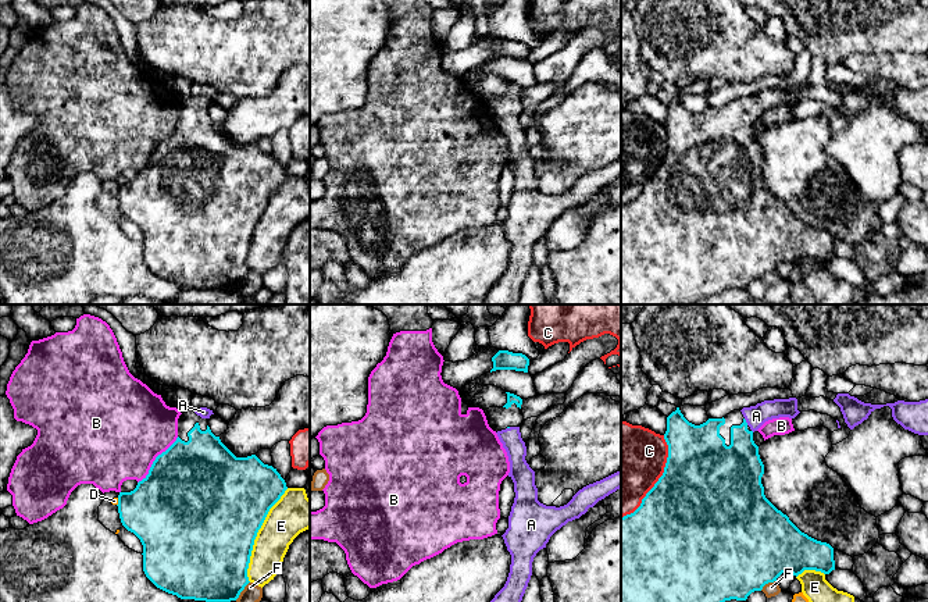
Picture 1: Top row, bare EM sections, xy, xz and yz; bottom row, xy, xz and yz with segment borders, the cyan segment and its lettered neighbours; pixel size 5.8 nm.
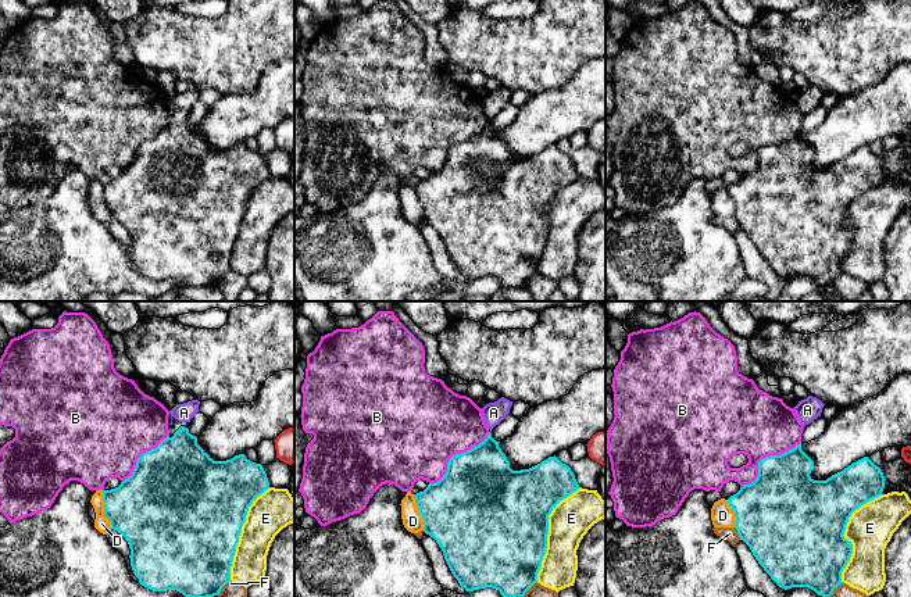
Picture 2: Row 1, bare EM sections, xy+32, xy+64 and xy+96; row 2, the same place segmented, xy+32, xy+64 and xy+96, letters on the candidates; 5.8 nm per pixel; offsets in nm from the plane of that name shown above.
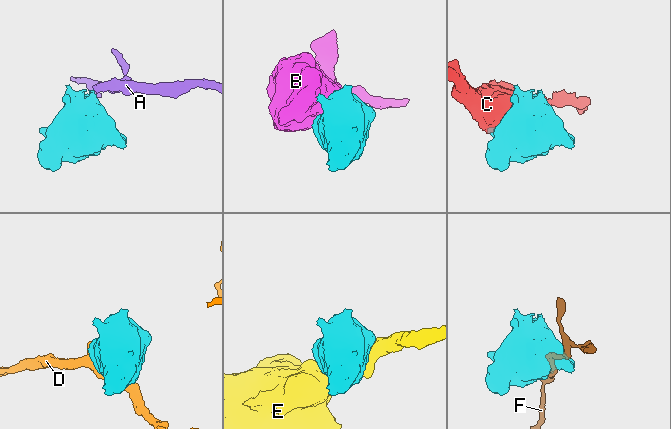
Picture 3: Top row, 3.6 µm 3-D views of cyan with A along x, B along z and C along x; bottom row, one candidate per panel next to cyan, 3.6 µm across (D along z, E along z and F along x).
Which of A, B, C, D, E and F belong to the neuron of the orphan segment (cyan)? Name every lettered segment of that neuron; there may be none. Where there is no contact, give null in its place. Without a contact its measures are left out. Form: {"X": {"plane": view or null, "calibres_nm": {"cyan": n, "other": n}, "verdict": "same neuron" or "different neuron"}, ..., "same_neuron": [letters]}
{"A": {"plane": "yz", "calibres_nm": {"cyan": 240, "other": 120}, "verdict": "same neuron"}, "B": {"plane": "xy", "calibres_nm": {"cyan": 500, "other": 480}, "verdict": "different neuron"}, "C": {"plane": "yz", "calibres_nm": {"cyan": 500, "other": 460}, "verdict": "different neuron"}, "D": {"plane": "xy", "calibres_nm": {"cyan": 400, "other": 40}, "verdict": "different neuron"}, "E": {"plane": "xy", "calibres_nm": {"cyan": 500, "other": 220}, "verdict": "different neuron"}, "F": {"plane": "xy", "calibres_nm": {"cyan": 460, "other": 120}, "verdict": "different neuron"}, "same_neuron": ["A"]}

